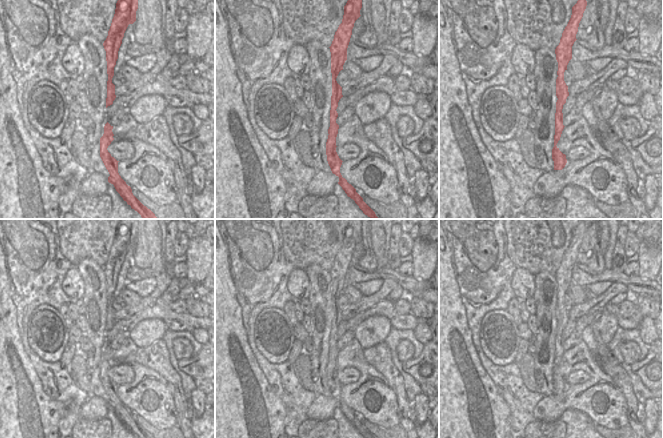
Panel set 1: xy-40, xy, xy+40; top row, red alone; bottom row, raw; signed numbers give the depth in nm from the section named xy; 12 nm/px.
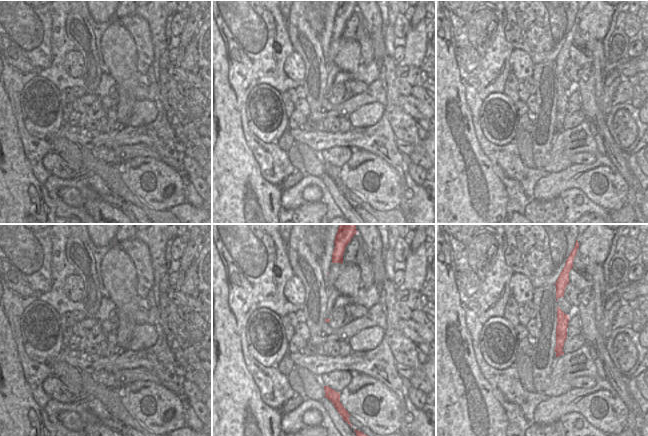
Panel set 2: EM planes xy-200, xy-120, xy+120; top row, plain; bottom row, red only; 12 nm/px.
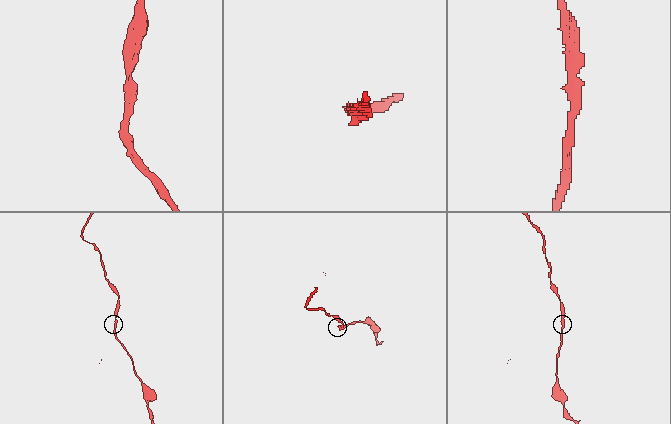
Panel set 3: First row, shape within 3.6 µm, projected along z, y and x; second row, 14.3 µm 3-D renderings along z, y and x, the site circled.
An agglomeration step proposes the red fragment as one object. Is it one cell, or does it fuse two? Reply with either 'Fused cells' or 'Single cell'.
Single cell

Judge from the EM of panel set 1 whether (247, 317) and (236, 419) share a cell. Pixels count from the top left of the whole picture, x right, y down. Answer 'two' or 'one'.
two

